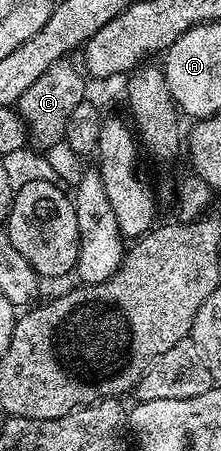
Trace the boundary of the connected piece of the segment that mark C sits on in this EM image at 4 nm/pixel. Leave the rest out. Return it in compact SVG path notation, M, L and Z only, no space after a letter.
M73 59L57 60L24 94L20 94L17 102L18 112L22 115L22 121L26 123L28 140L35 149L49 150L52 146L65 141L65 126L68 125L68 118L72 115L78 103L87 99L86 83L87 77L83 69L73 64Z

